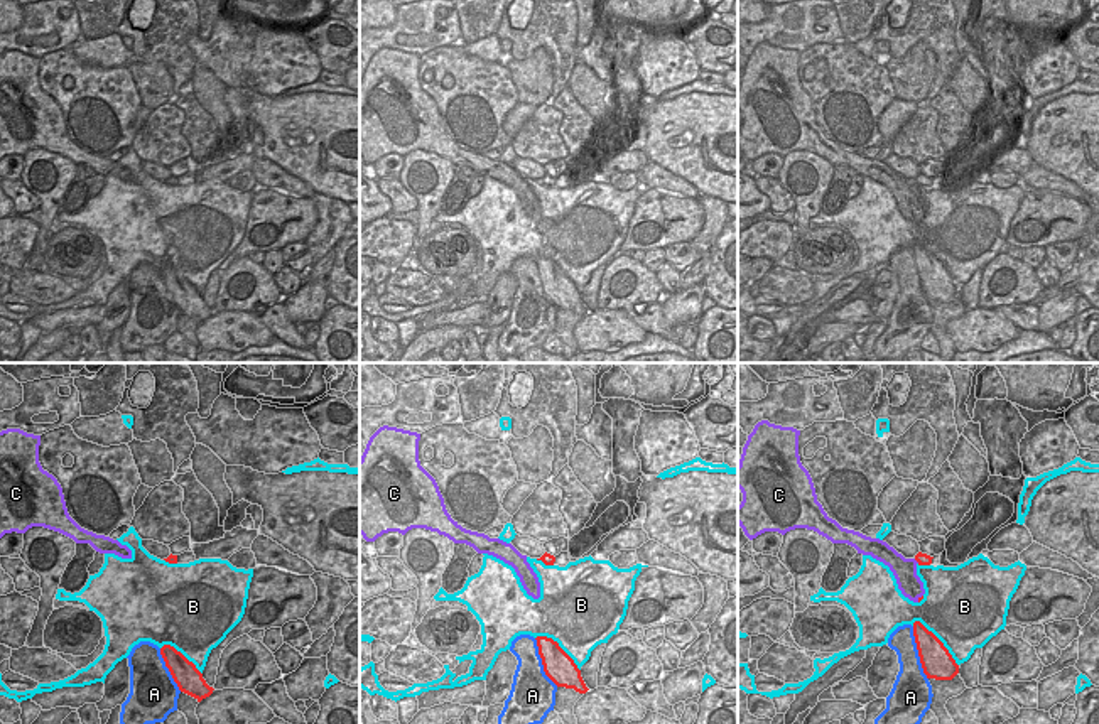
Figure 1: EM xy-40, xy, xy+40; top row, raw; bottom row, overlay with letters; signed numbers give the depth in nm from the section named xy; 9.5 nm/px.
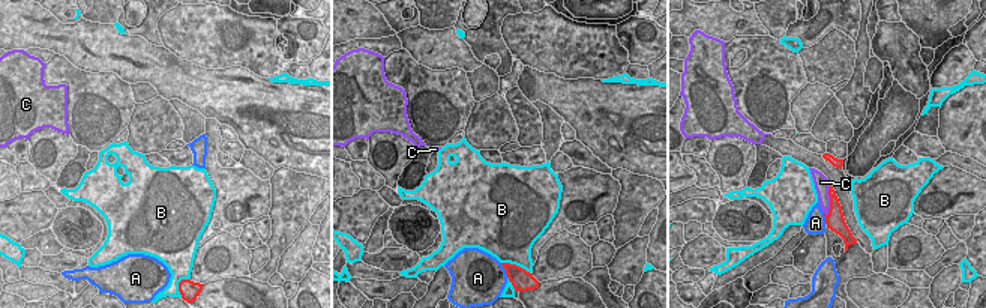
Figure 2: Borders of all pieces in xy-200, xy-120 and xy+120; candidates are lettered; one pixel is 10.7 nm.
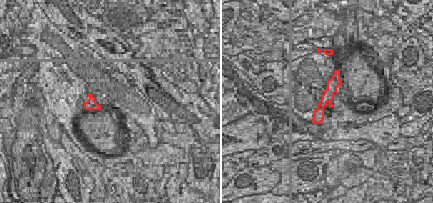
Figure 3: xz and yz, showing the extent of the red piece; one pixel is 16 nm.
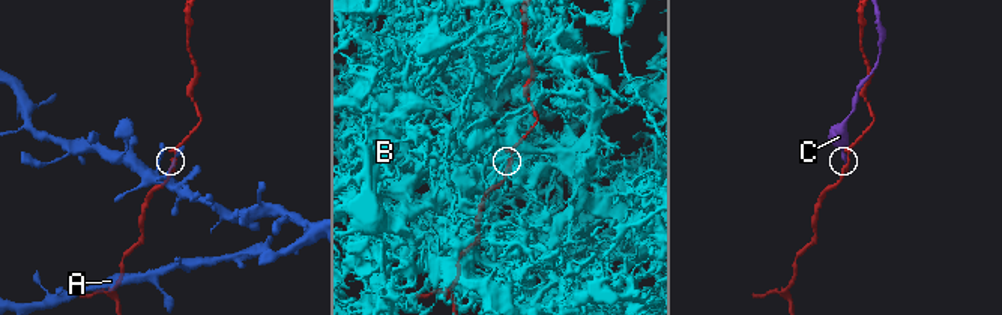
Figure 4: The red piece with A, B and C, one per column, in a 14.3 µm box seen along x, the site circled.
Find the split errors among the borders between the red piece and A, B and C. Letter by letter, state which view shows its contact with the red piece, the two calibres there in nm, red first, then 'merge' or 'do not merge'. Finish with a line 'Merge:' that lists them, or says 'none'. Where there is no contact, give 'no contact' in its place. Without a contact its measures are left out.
A: contact in xy+40; calibres 300 and 260 nm; do not merge
B: contact in xy+40; calibres 300 and 500 nm; do not merge
C: contact in xy+40; calibres 120 and 220 nm; do not merge
Merge: none

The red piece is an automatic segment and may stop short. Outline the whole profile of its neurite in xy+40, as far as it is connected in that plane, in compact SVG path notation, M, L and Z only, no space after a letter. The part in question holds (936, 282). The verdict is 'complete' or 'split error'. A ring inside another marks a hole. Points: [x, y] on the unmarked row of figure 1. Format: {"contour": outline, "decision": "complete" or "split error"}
{"contour": "M920 243L913 245L913 258L927 300L952 302L959 295L959 287L949 272Z", "decision": "complete"}

